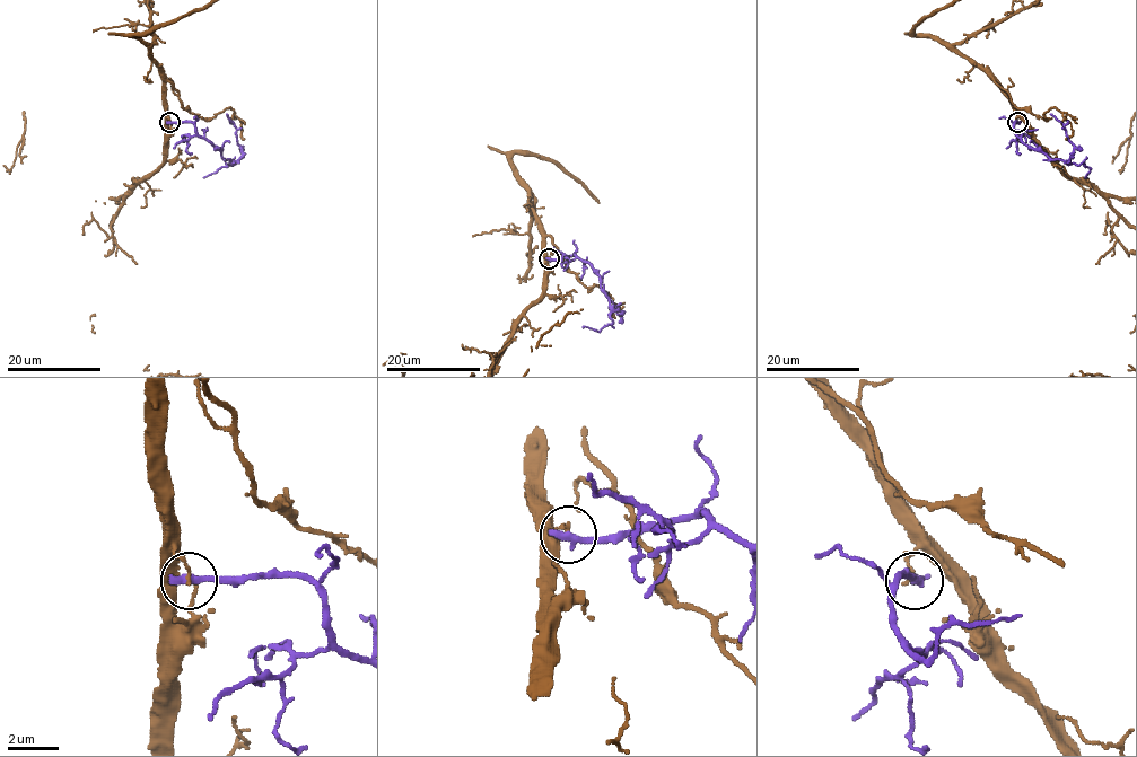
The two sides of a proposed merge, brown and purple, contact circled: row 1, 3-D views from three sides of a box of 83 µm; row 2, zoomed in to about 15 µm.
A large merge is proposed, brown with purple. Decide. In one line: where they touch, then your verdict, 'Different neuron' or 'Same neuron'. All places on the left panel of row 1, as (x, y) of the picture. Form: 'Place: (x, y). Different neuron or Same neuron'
Place: (169, 122). Different neuron

